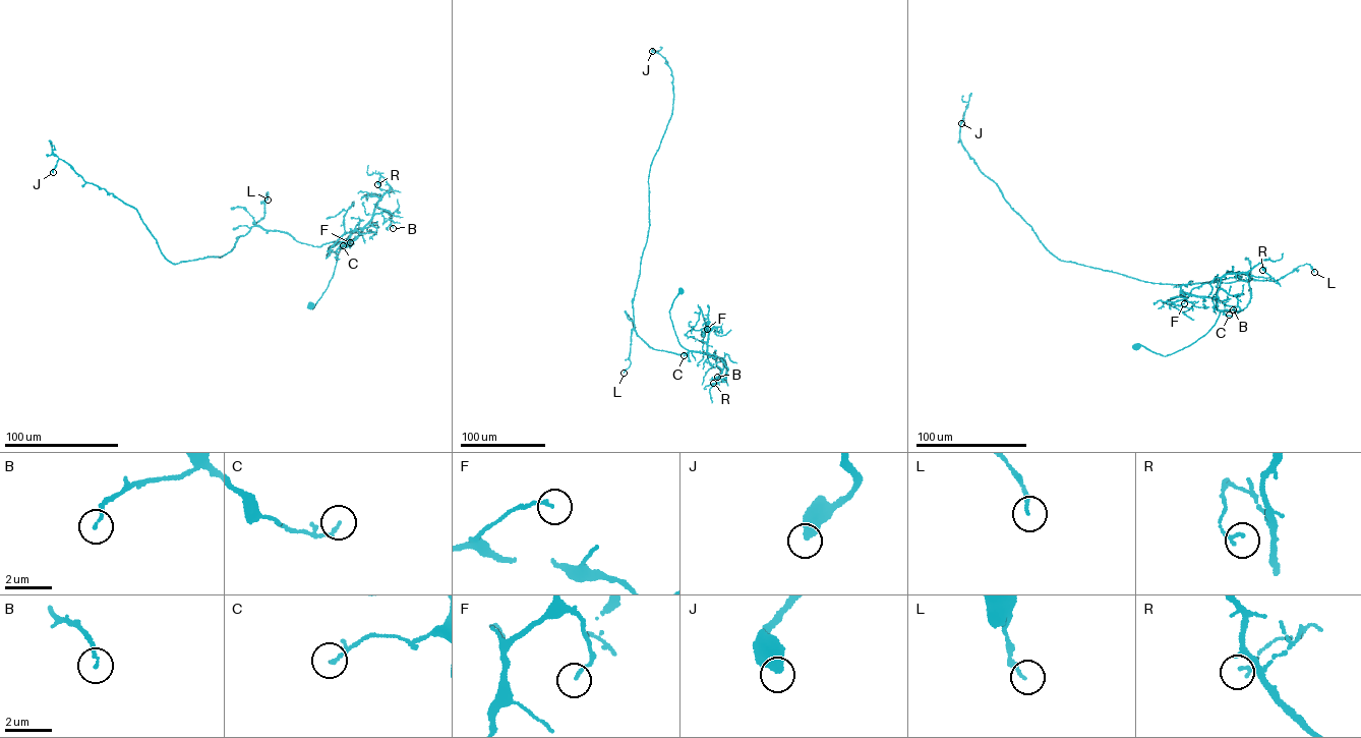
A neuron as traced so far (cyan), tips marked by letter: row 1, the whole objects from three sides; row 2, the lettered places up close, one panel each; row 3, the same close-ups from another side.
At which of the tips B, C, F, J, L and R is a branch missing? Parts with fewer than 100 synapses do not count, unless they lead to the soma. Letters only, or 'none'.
none

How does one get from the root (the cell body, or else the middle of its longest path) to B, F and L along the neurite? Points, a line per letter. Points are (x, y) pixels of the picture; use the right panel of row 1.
B: (1136, 346), (1166, 356), (1193, 343), (1219, 317), (1219, 288), (1237, 297), (1237, 306), (1233, 309)
F: (1136, 346), (1164, 355), (1173, 353), (1202, 337), (1220, 311), (1210, 298), (1190, 295), (1174, 302), (1184, 303)
L: (1136, 346), (1173, 353), (1202, 337), (1221, 311), (1247, 306), (1249, 279), (1275, 281), (1306, 264), (1314, 272)

